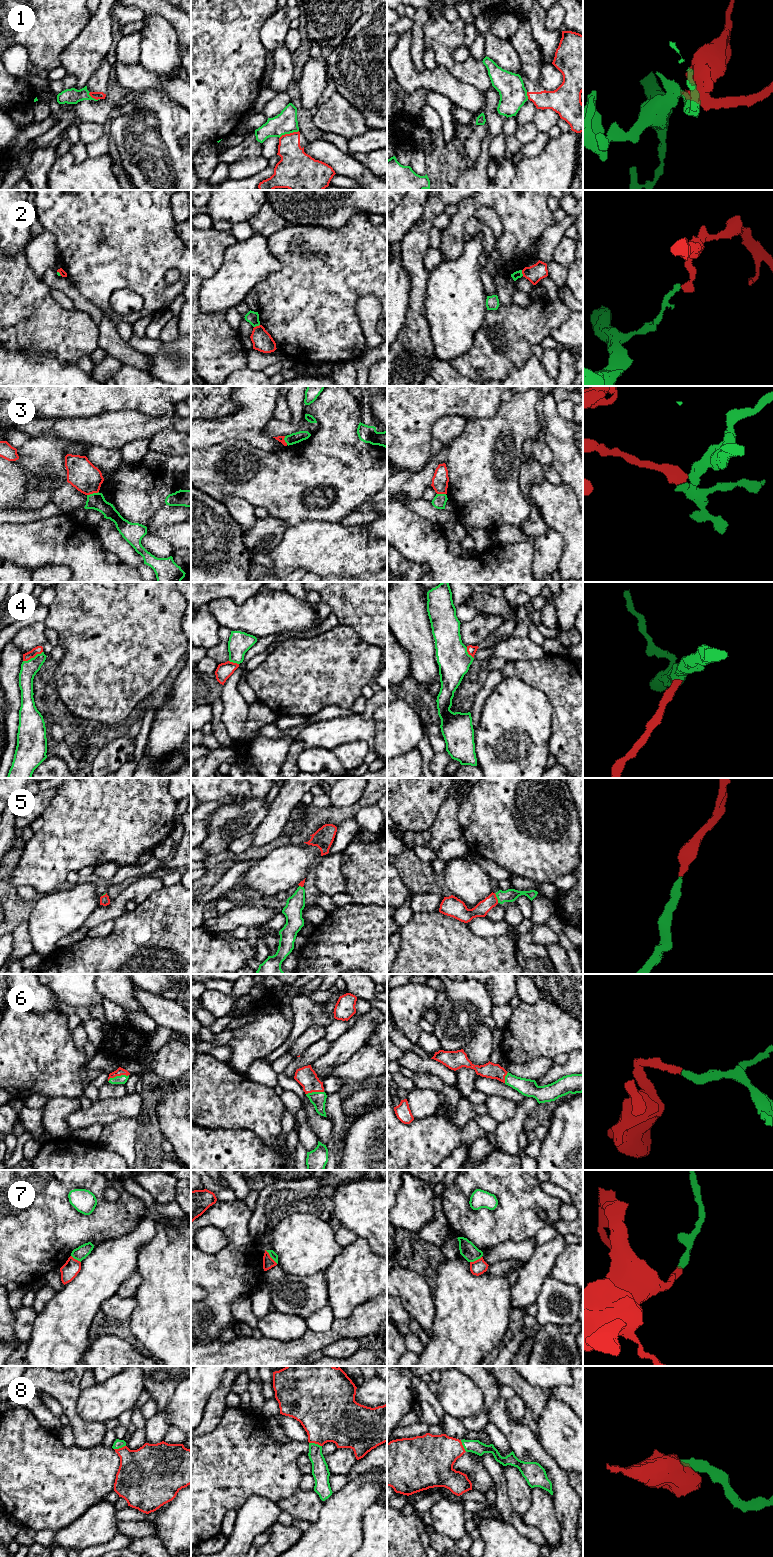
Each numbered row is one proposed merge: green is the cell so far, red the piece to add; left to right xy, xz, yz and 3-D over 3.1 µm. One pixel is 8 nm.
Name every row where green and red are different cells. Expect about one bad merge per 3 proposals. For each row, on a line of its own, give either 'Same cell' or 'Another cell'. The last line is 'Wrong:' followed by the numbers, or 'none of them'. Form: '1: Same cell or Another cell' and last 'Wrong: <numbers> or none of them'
1: Another cell
2: Another cell
3: Another cell
4: Same cell
5: Same cell
6: Same cell
7: Another cell
8: Same cell
Wrong: 1, 2, 3, 7

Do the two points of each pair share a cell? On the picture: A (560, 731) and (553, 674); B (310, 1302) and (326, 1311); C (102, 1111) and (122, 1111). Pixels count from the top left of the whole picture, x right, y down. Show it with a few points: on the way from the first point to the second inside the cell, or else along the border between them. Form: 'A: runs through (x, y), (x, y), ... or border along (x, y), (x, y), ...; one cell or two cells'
A: runs through (561, 717), (561, 688); one cell
B: border along (327, 1304), (304, 1318); two cells
C: runs through (107, 1111), (117, 1111); one cell

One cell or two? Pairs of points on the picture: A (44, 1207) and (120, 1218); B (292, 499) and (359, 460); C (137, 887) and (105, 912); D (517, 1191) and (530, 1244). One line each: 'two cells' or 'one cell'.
A: one cell
B: one cell
C: one cell
D: two cells

